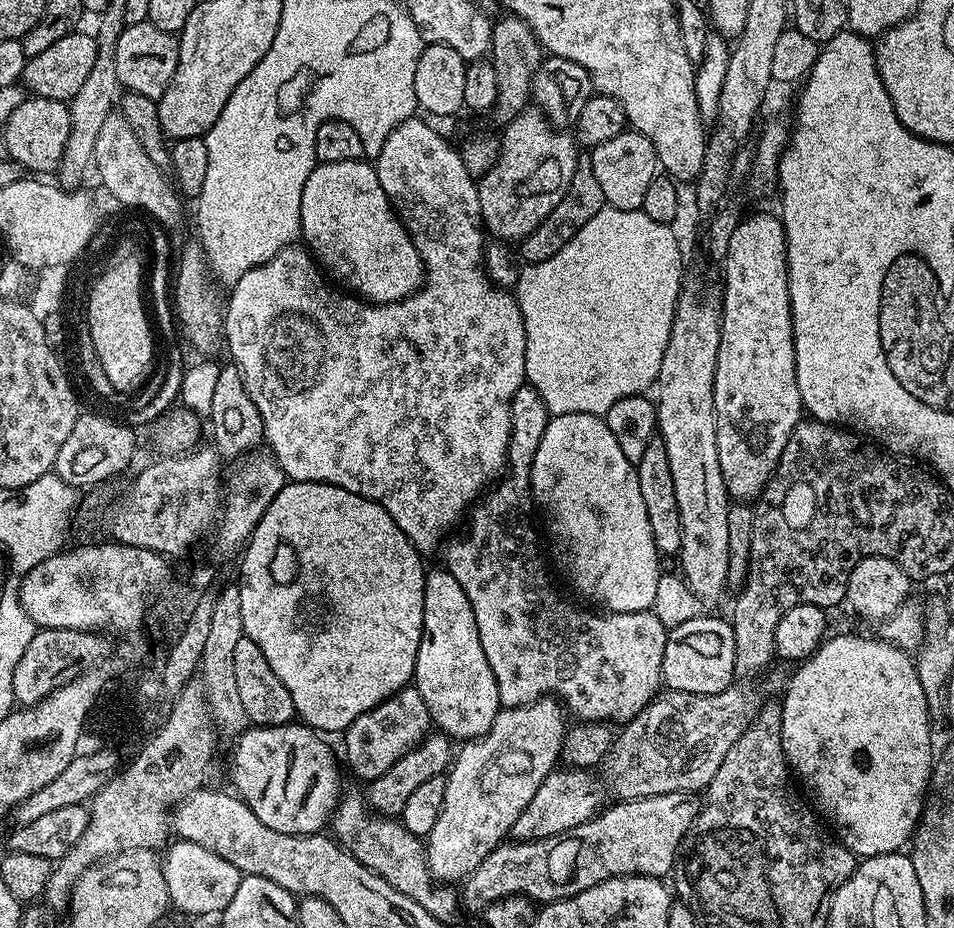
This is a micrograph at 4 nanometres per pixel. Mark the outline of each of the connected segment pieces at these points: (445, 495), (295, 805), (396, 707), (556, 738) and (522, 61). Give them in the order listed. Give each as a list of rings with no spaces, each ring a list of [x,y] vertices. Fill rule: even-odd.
[[[403,120],[386,138],[382,150],[374,157],[378,182],[382,182],[386,198],[395,208],[396,215],[400,217],[408,237],[418,250],[420,261],[424,264],[423,284],[405,300],[396,300],[393,304],[365,302],[339,287],[331,288],[324,281],[325,273],[318,267],[317,261],[303,247],[283,248],[278,250],[278,254],[274,254],[274,258],[270,258],[270,262],[246,270],[246,274],[242,274],[242,278],[231,285],[229,292],[232,293],[229,296],[227,293],[226,296],[222,329],[226,352],[228,348],[232,355],[231,363],[242,374],[242,382],[246,386],[246,394],[250,394],[250,402],[254,402],[254,406],[258,406],[258,414],[262,414],[264,439],[272,455],[280,463],[285,477],[292,482],[342,486],[342,490],[350,490],[350,494],[358,494],[362,498],[378,502],[421,554],[434,551],[439,546],[440,539],[442,544],[449,535],[447,532],[460,519],[460,523],[465,519],[466,513],[481,499],[485,489],[503,473],[508,463],[508,443],[512,429],[510,402],[514,398],[514,390],[526,383],[526,330],[515,295],[493,284],[486,271],[486,229],[484,220],[480,217],[477,181],[466,174],[466,166],[462,166],[459,151],[455,147],[452,149],[427,124],[429,121],[424,120]]]
[[[300,722],[269,728],[249,726],[235,737],[232,765],[228,768],[232,775],[231,787],[235,795],[239,796],[246,806],[250,806],[254,814],[258,814],[258,822],[262,822],[262,826],[270,826],[270,830],[278,830],[278,834],[291,836],[315,836],[329,827],[332,814],[340,802],[342,789],[336,756],[324,740],[327,739],[321,733]]]
[[[416,687],[402,689],[389,700],[374,706],[366,714],[354,718],[349,728],[344,729],[344,756],[352,767],[352,772],[361,782],[367,782],[386,774],[402,754],[409,752],[415,744],[419,744],[429,735],[433,727],[426,710],[426,702]]]
[[[545,698],[532,704],[523,704],[521,708],[504,708],[494,718],[494,726],[486,730],[477,740],[467,741],[464,748],[455,753],[446,773],[446,798],[442,798],[442,814],[434,822],[434,830],[426,838],[428,849],[428,875],[437,882],[463,881],[491,854],[497,846],[505,843],[511,833],[518,814],[530,806],[538,786],[557,767],[560,751],[564,745],[565,709],[559,700]]]
[[[504,14],[504,17],[500,21],[497,19],[492,26],[490,59],[494,74],[498,74],[498,98],[491,110],[490,119],[497,126],[503,126],[529,107],[532,83],[542,63],[540,40],[520,16]]]

